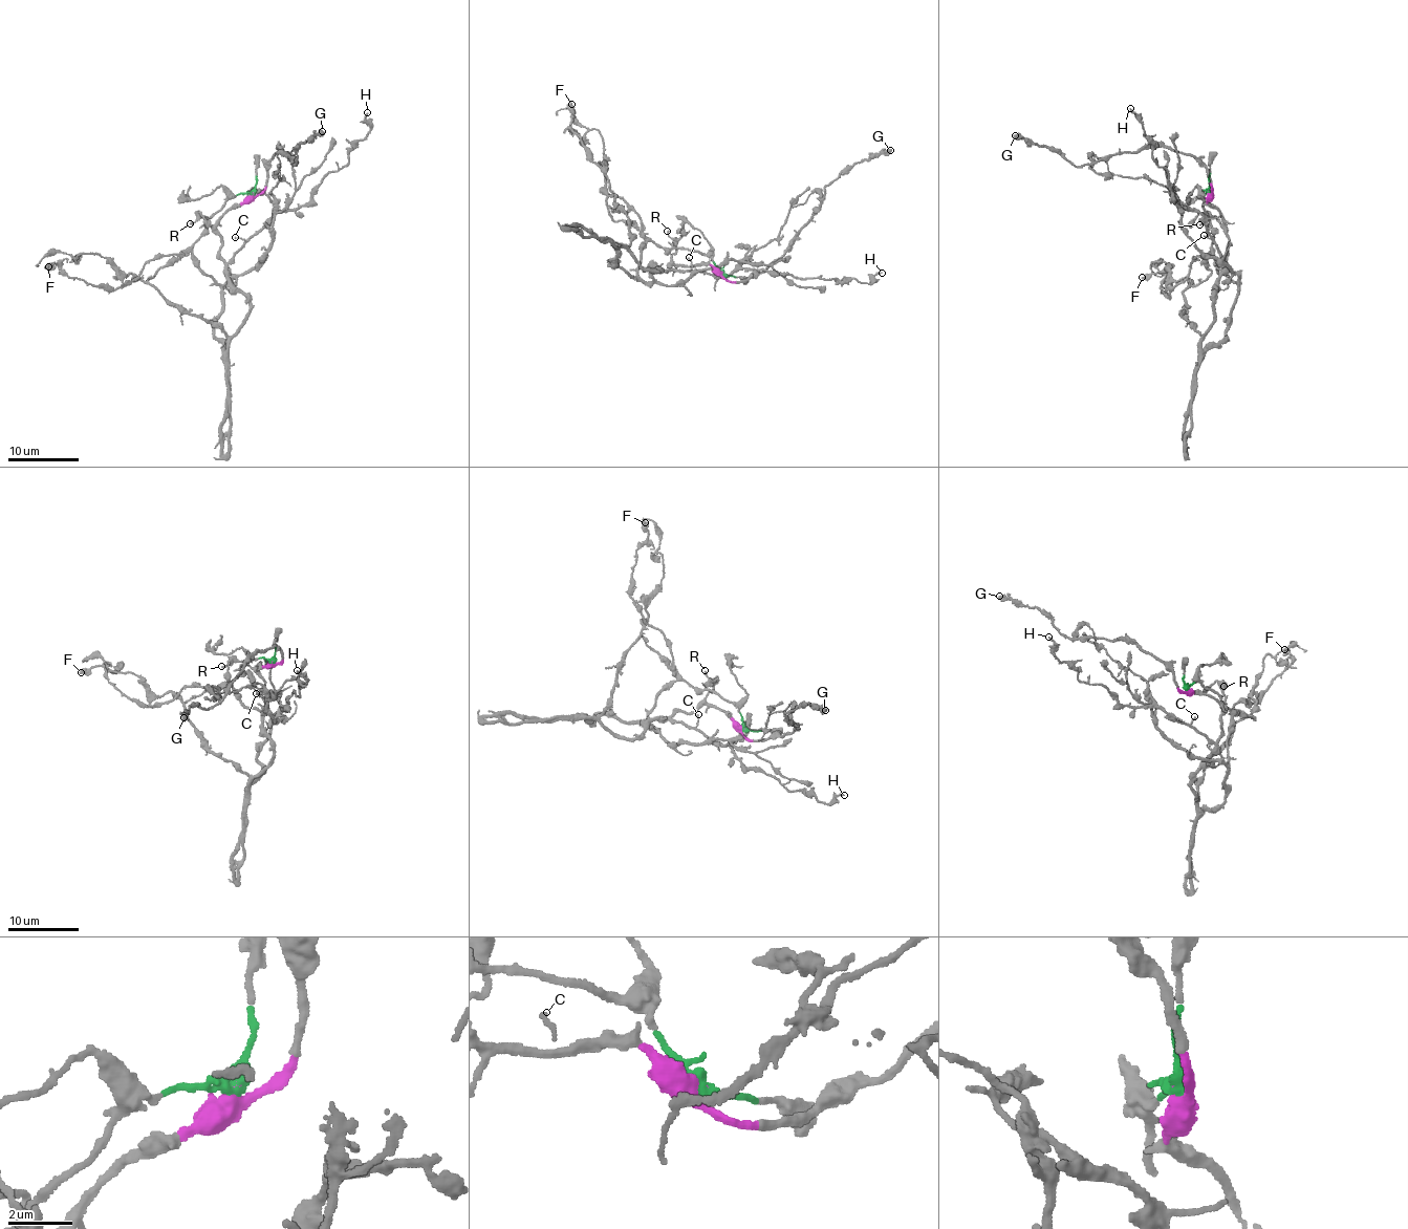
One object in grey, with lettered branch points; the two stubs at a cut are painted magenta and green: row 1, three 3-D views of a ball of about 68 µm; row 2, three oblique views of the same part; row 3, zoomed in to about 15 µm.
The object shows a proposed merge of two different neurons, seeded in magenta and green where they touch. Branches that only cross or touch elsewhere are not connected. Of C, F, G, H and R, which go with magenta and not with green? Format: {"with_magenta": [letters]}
{"with_magenta": ["C", "G", "H", "R"]}

